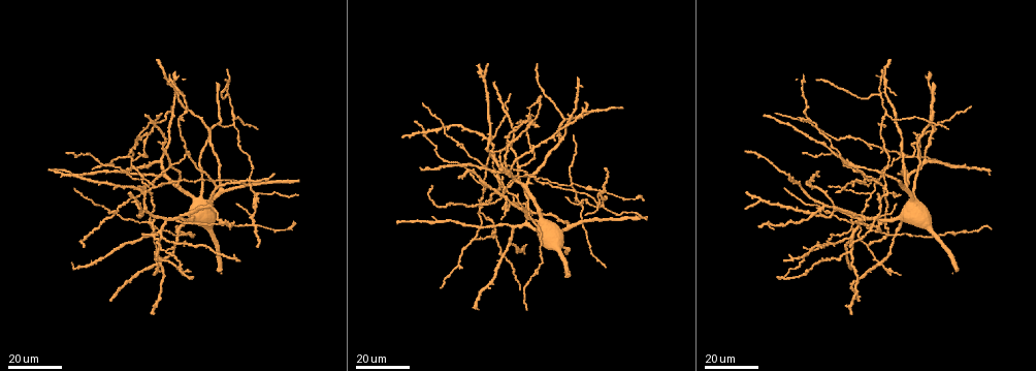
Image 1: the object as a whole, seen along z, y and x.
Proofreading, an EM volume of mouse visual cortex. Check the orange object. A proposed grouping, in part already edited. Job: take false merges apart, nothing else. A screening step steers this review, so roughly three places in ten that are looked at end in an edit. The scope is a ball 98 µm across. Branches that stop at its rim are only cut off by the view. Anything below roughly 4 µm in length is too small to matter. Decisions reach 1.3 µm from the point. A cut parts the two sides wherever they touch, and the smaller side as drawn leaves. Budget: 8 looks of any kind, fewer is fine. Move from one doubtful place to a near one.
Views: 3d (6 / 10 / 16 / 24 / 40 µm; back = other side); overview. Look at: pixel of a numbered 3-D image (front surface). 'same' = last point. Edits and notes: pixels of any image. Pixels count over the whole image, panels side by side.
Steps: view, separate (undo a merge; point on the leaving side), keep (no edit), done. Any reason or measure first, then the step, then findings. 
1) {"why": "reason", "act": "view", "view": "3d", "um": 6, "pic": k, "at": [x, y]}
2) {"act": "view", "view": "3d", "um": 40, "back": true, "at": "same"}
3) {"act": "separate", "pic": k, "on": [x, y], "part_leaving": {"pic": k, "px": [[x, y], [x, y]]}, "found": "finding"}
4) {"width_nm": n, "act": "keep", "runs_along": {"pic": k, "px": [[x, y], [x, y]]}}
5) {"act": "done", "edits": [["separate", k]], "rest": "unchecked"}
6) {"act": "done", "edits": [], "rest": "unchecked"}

{"why": "three arms meet", "act": "view", "view": "3d", "um": 24, "pic": 1, "at": [144, 188]}

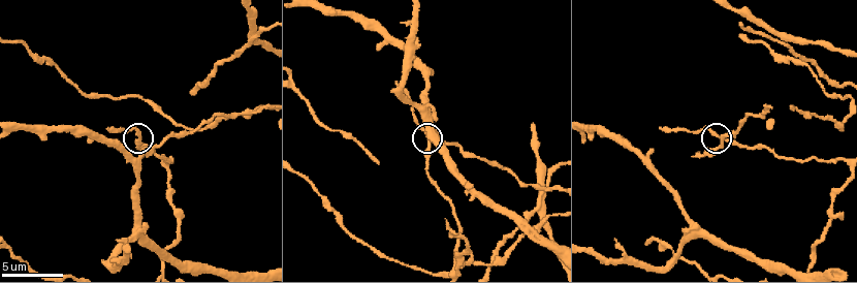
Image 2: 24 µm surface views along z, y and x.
{"act": "view", "view": "3d", "um": 6, "pic": 2, "at": [718, 134]}

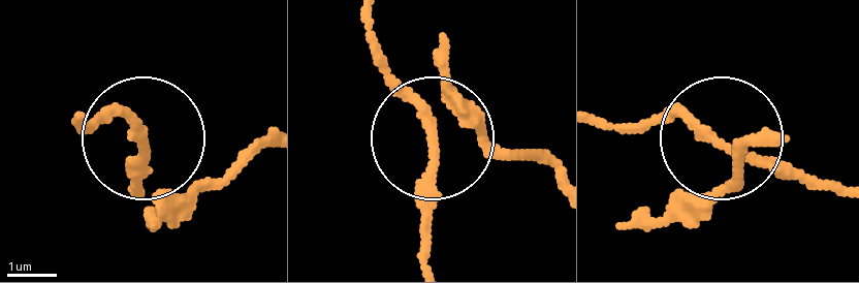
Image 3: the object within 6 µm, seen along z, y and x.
{"act": "keep", "runs_along": {"pic": 3, "px": [[137, 192], [133, 130], [80, 122]]}, "found": "one neuron here"}

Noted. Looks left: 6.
{"why": "four-way junction", "act": "view", "view": "3d", "um": 16, "pic": 1, "at": [916, 133]}

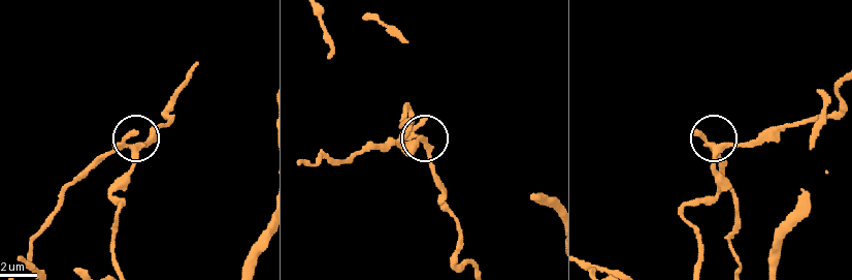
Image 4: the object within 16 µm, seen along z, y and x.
{"act": "view", "view": "3d", "um": 10, "pic": 4, "at": [135, 147]}

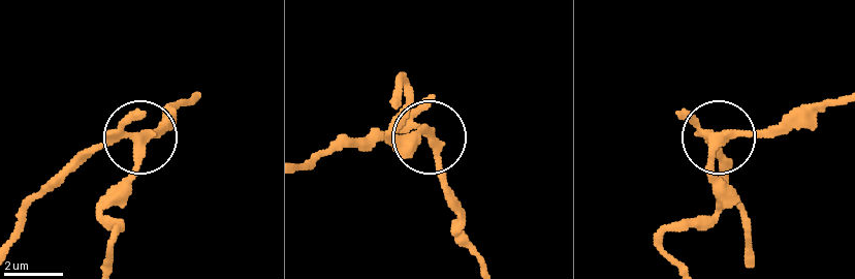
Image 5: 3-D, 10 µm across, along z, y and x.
{"arms": 4, "act": "separate", "pic": 5, "on": [77, 152], "part_leaving": {"pic": 5, "px": [[118, 135], [76, 158], [32, 203], [17, 239]]}, "found": "a second neuron is stuck on"}

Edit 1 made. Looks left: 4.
{"act": "view", "view": "overview"}

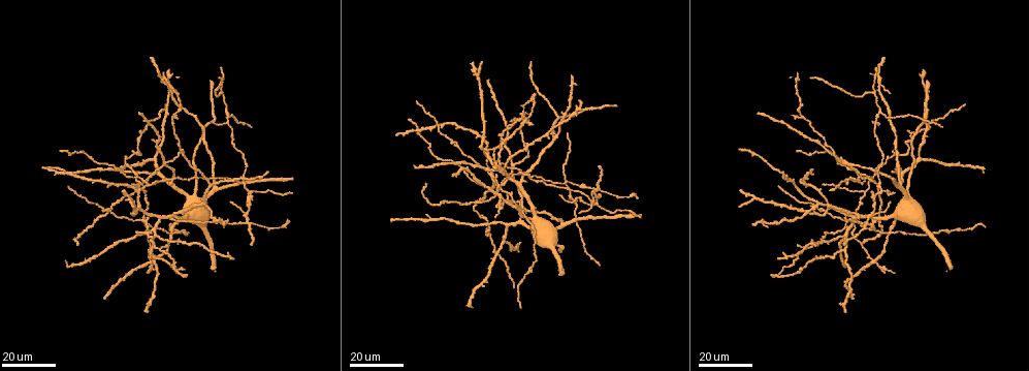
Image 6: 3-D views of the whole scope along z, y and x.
{"why": "three arms meet", "act": "view", "view": "3d", "um": 24, "pic": 6, "at": [141, 216]}

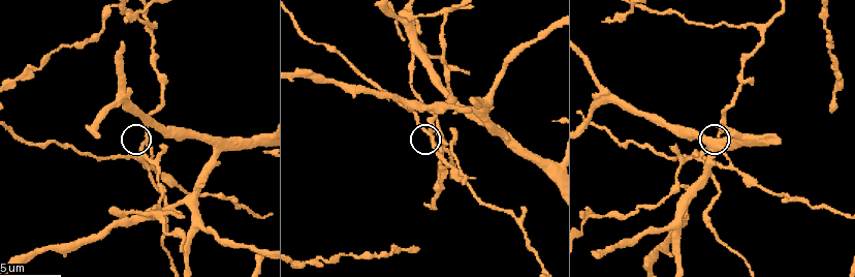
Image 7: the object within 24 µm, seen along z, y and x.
{"act": "view", "view": "3d", "um": 6, "pic": 7, "at": [142, 143]}

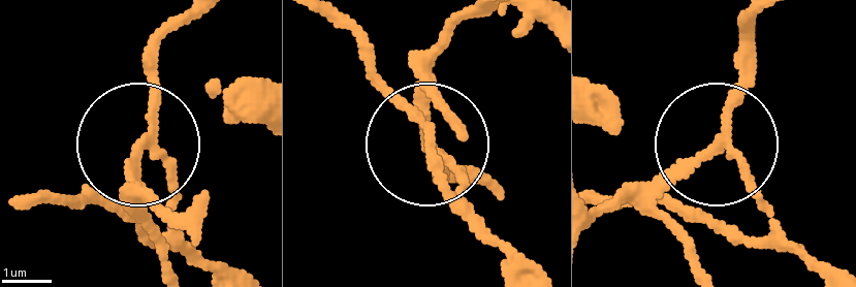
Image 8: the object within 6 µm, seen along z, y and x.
{"act": "separate", "pic": 8, "on": [465, 187], "part_leaving": {"pic": 8, "px": [[725, 148], [750, 193], [836, 270]]}, "found": "a second neuron is stuck on"}

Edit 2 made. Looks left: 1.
{"act": "done", "edits": [["separate", 5], ["separate", 8]], "rest": "unchecked"}

